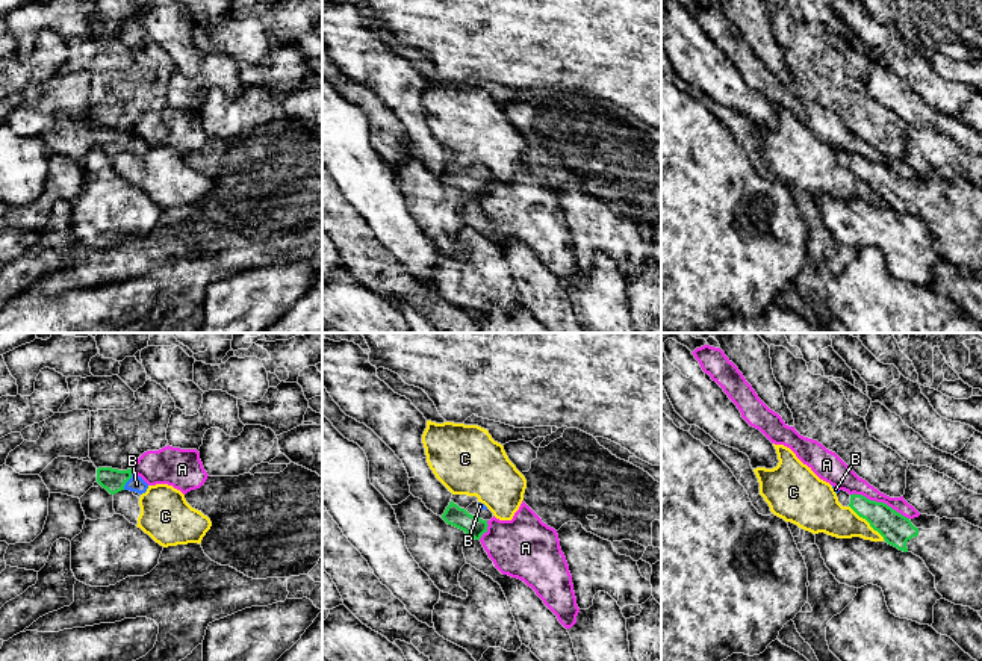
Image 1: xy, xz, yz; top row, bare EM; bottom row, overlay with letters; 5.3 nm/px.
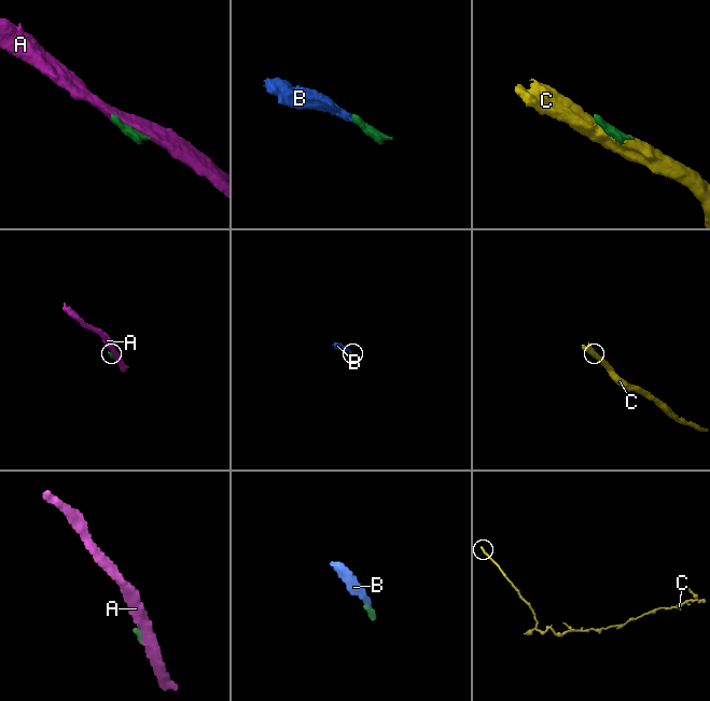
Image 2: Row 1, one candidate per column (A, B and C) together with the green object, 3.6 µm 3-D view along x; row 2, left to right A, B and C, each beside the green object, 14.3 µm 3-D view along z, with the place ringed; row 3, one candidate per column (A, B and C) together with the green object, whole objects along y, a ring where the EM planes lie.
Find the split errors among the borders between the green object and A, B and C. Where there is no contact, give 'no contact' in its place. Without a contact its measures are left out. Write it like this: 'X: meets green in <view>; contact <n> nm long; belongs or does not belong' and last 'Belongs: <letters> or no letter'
A: meets green in yz; contact 340 nm long; does not belong
B: meets green in xy; contact 110 nm long; belongs
C: meets green in yz; contact 260 nm long; does not belong
Belongs: B

